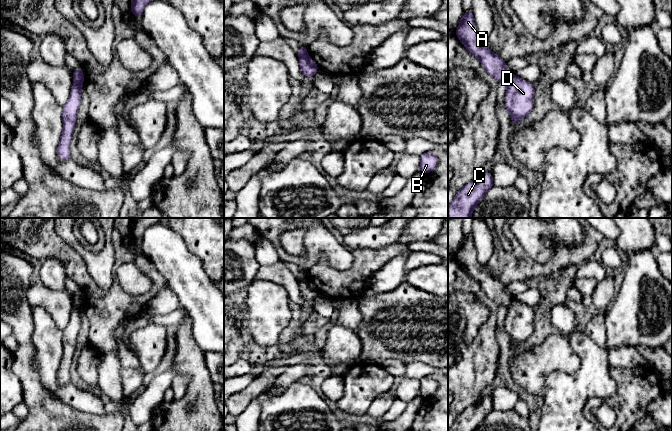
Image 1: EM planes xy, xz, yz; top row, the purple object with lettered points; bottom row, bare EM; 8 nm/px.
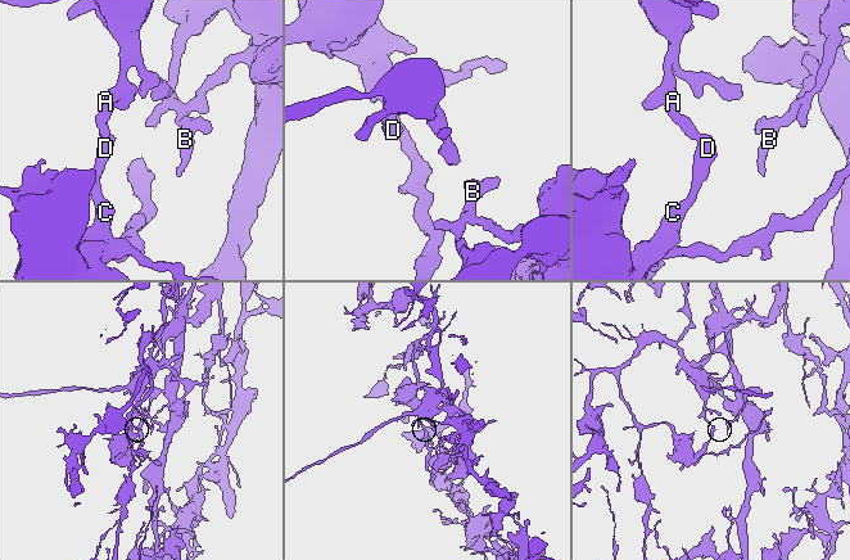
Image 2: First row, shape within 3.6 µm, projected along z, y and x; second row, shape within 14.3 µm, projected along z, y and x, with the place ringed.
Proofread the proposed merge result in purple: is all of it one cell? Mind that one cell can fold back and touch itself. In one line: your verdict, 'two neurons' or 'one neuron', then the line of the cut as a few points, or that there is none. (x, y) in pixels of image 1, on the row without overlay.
two neurons | xy (75, 304), (82, 305)

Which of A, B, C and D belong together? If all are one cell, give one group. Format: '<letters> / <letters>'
A / B C D

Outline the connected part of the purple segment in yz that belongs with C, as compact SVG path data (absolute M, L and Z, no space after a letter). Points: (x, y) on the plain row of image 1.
M491 396L483 397L478 403L462 411L449 431L476 431L492 411Z

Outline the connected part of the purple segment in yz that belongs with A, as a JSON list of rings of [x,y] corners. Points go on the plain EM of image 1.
[[[472,233],[462,239],[455,258],[468,275],[478,282],[488,298],[498,305],[508,306],[511,303],[512,296],[506,287],[477,262]]]

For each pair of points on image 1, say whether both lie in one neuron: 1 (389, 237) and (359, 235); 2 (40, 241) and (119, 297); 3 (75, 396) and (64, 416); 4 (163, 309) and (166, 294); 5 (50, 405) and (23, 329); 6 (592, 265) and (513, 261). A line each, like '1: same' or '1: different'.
1: same
2: same
3: different
4: same
5: same
6: different

